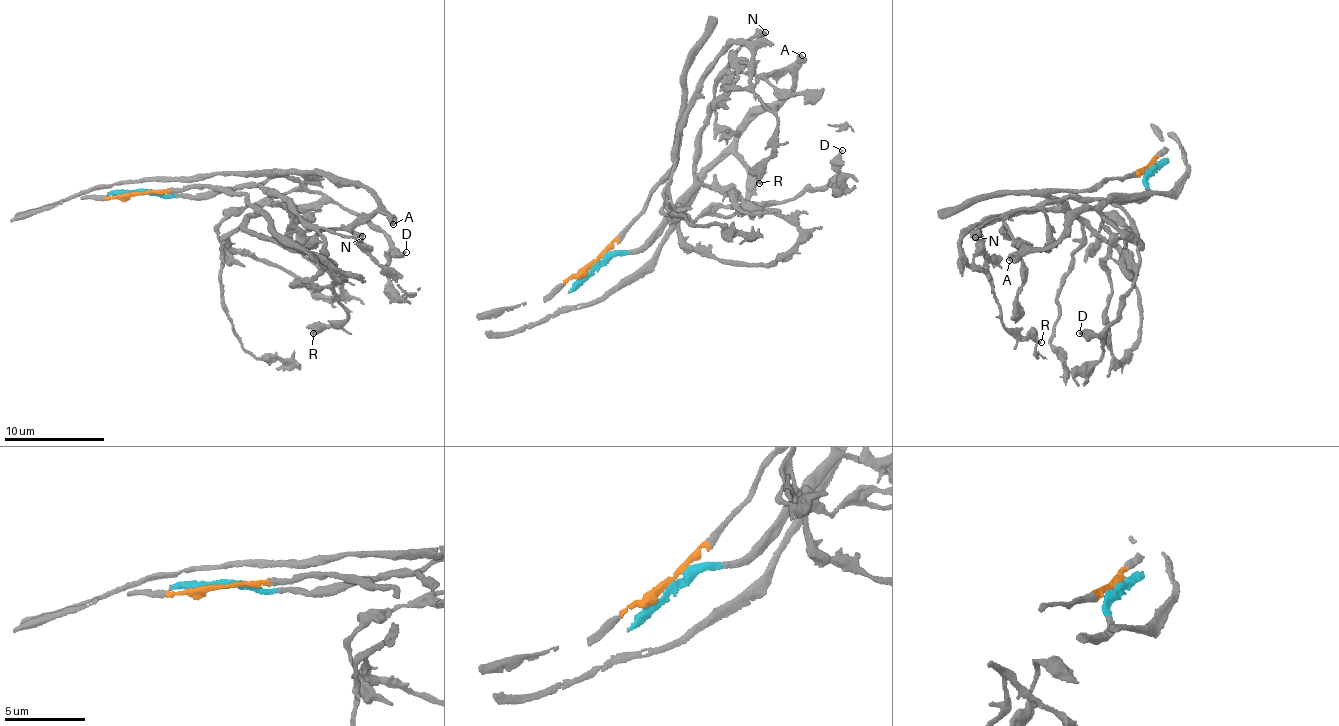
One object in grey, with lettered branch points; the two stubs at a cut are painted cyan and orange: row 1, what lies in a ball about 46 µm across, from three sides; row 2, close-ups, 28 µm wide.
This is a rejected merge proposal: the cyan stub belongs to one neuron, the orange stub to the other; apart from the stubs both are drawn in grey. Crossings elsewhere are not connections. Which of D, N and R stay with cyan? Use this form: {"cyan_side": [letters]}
{"cyan_side": ["D", "N"]}

